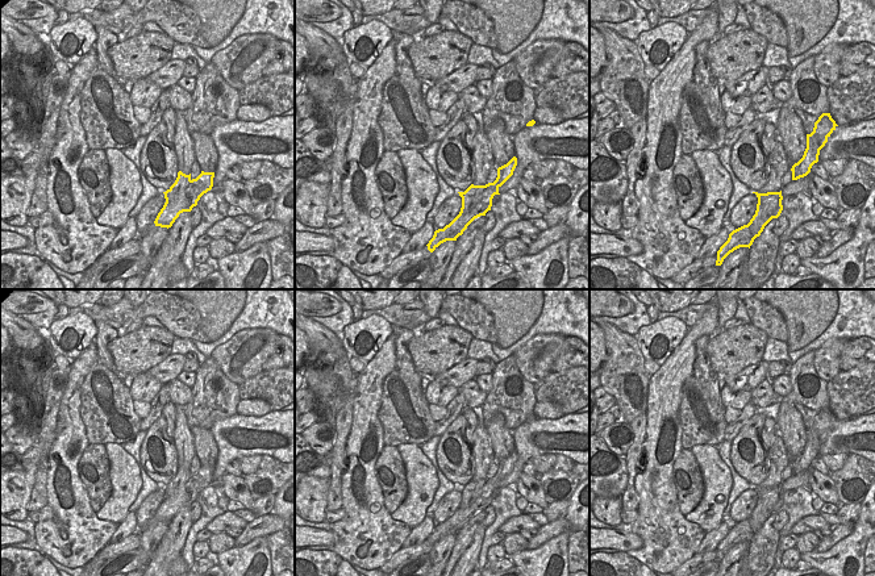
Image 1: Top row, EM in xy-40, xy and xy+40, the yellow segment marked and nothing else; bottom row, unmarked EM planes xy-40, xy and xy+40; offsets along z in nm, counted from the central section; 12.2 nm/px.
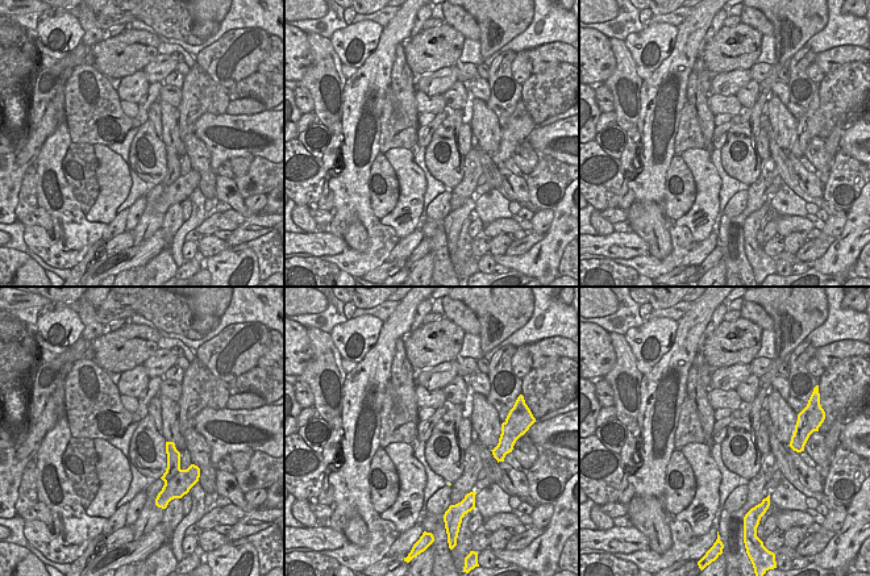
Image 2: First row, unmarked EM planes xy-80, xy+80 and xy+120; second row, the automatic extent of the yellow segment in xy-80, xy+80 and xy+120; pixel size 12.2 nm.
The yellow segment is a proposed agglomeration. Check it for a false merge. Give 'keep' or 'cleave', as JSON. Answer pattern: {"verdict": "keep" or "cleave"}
{"verdict": "cleave"}

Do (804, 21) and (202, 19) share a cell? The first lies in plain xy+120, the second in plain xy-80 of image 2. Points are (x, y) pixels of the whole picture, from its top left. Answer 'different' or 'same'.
same

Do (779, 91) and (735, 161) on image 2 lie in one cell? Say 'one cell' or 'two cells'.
two cells

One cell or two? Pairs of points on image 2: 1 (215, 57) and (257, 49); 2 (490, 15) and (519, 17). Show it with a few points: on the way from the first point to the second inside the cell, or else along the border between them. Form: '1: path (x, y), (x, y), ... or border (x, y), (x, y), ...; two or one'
1: path (225, 57), (234, 57), (246, 49); one
2: path (496, 15), (512, 15); one

